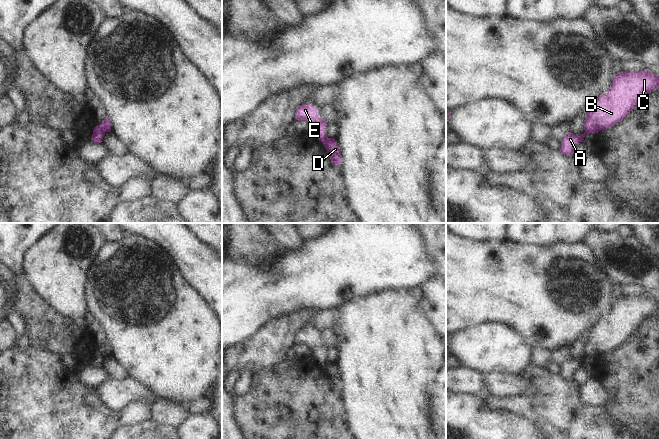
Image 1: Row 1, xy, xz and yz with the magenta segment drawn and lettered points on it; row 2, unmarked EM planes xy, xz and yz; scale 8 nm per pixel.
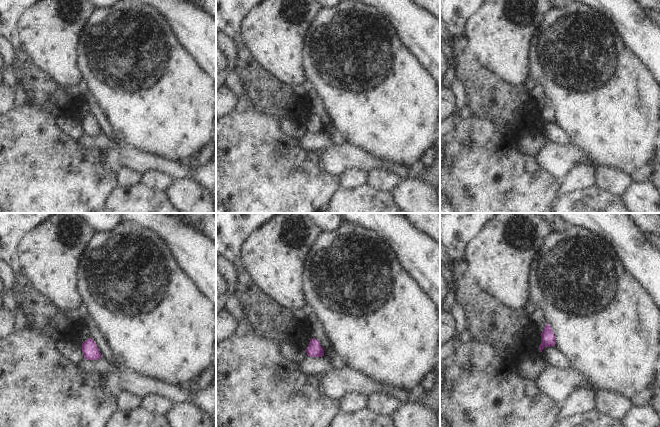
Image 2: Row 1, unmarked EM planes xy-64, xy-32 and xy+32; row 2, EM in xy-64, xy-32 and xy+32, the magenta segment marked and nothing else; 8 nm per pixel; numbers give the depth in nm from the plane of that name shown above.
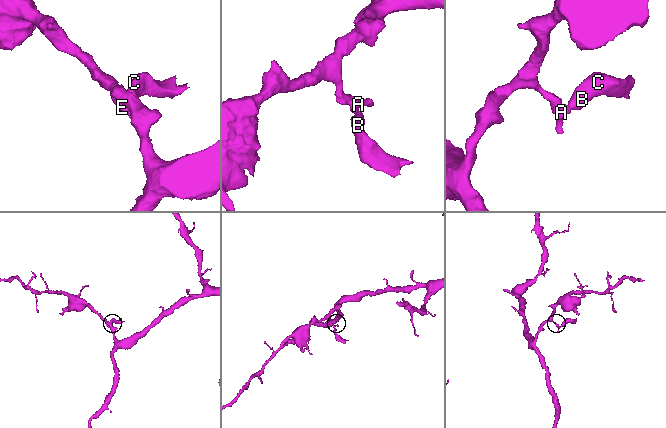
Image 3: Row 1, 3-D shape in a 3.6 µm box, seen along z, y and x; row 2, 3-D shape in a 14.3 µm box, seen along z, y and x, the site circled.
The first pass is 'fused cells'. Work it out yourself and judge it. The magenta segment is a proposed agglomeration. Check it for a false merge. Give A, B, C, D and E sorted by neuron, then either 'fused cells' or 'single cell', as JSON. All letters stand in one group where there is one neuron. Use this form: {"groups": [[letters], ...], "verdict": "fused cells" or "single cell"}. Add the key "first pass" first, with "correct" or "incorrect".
{"first pass": "correct", "groups": [["A", "E"], ["B", "C", "D"]], "verdict": "fused cells"}

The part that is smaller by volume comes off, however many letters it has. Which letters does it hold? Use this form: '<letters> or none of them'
B, C, D

